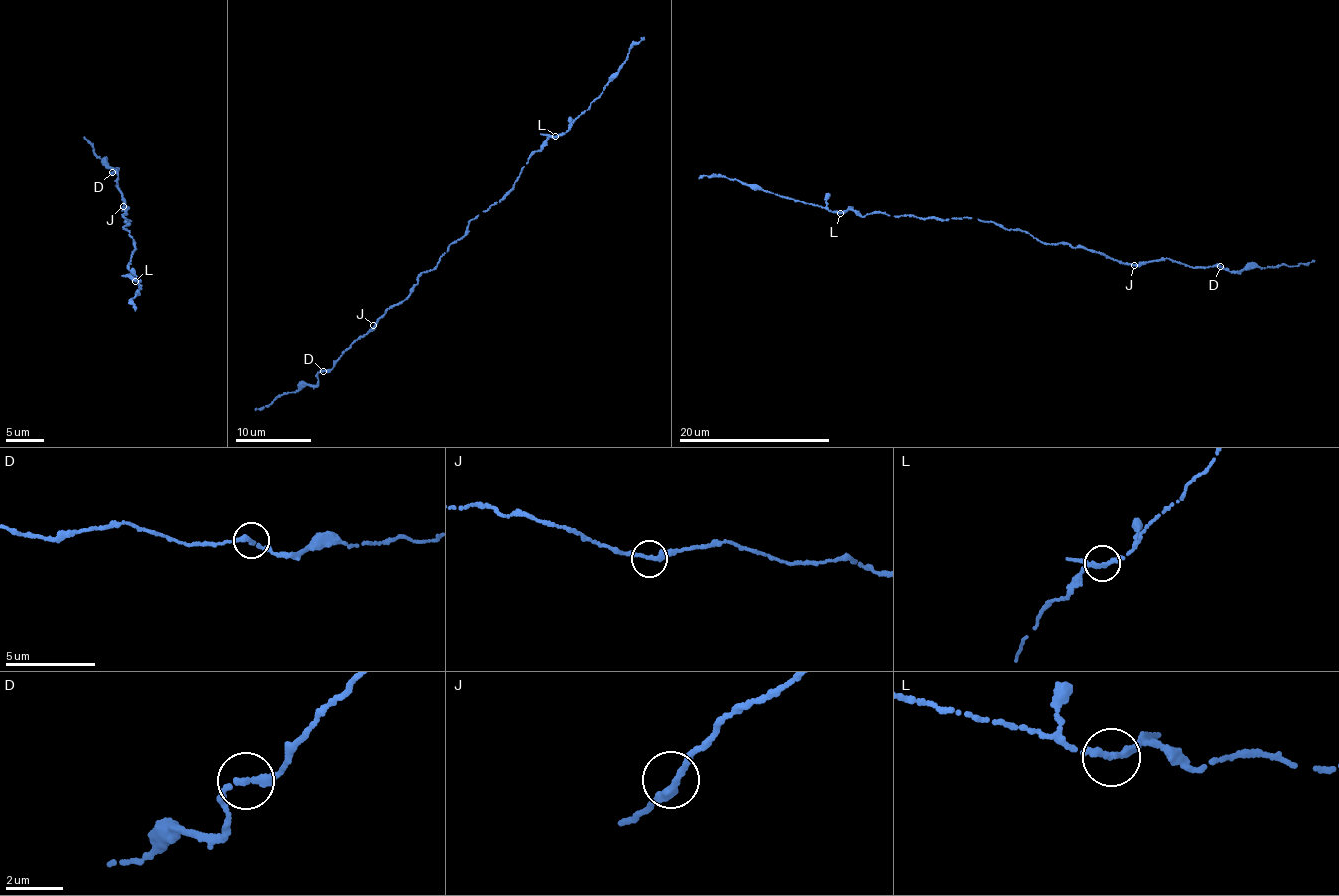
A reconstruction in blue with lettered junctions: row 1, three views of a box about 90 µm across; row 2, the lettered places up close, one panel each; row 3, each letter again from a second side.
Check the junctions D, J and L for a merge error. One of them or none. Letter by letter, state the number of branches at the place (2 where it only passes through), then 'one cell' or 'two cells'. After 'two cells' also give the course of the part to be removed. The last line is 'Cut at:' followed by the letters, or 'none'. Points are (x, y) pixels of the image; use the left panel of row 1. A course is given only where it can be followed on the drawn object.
D: 2 branches meet; one cell
J: 2 branches meet; one cell
L: 2 branches meet; one cell
Cut at: none

